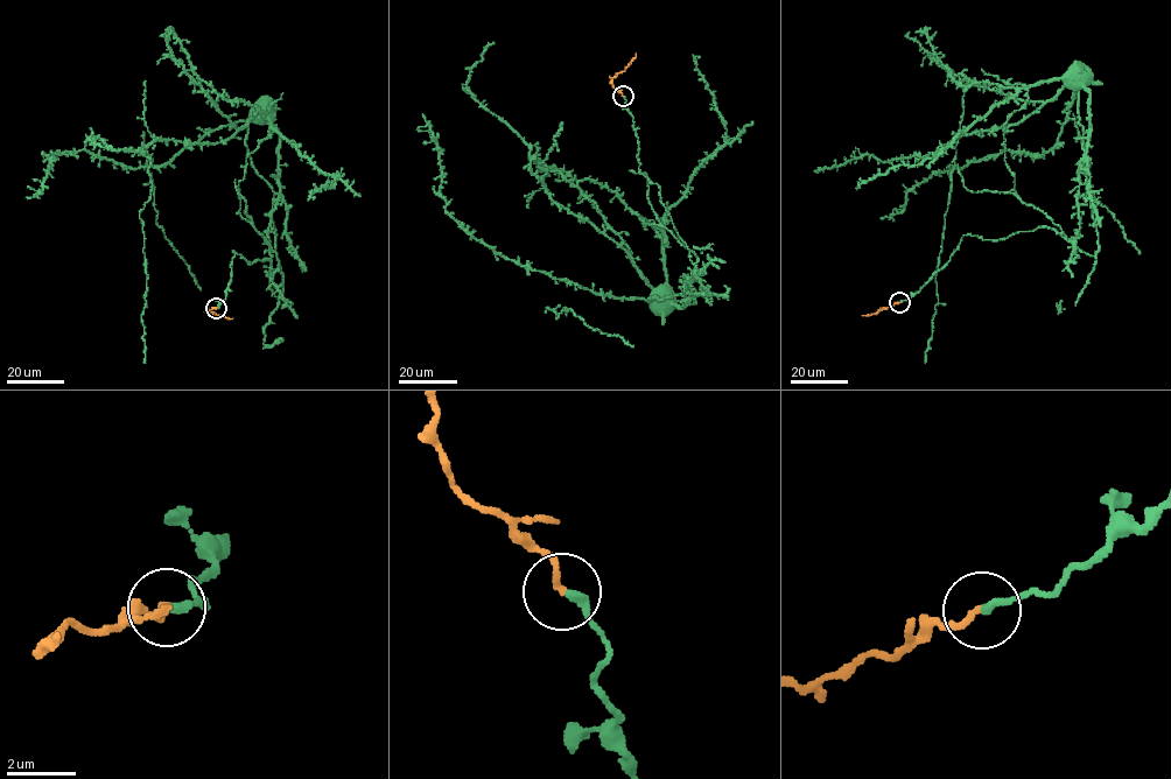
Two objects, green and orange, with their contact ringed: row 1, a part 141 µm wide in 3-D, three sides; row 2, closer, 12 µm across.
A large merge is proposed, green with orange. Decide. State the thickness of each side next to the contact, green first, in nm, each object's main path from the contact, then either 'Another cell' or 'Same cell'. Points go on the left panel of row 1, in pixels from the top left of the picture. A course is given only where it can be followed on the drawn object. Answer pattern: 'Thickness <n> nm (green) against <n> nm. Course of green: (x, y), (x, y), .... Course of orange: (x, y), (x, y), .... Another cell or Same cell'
Thickness 260 nm (green) against 190 nm. Course of green: (217, 308), (233, 252), (249, 264), (268, 259), (273, 278), (267, 227), (279, 196), (279, 132), (266, 106). Course of orange: (216, 308), (207, 310), (233, 318). Same cell

